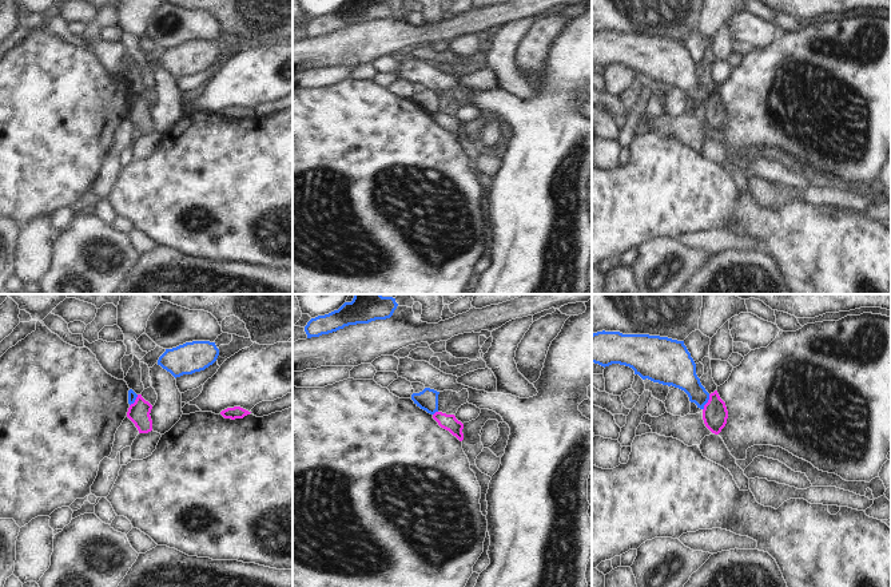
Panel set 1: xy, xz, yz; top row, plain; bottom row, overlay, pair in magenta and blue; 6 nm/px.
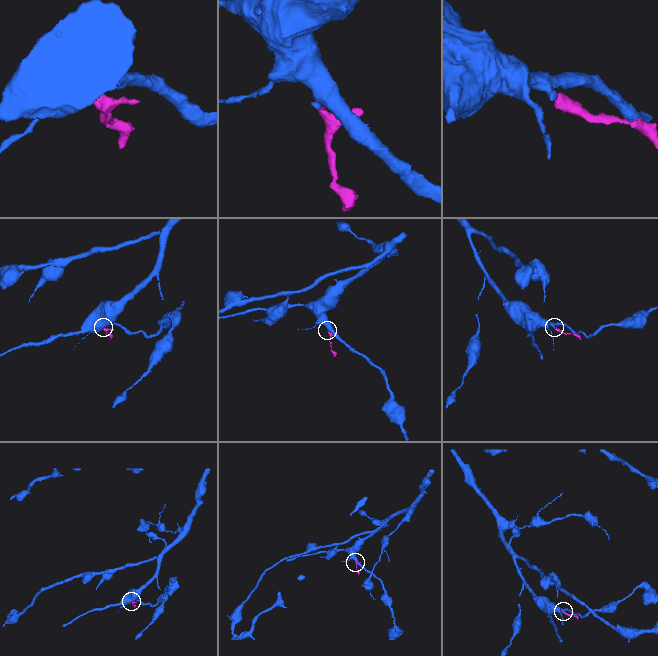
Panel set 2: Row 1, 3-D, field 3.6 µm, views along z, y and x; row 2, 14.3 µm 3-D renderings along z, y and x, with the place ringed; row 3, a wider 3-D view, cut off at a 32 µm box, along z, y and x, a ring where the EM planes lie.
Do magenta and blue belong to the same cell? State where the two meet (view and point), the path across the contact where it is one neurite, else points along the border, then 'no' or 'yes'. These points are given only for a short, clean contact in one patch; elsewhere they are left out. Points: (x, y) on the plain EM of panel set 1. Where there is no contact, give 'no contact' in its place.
contact yz (707, 103); border yz (709, 95), (703, 110); no

